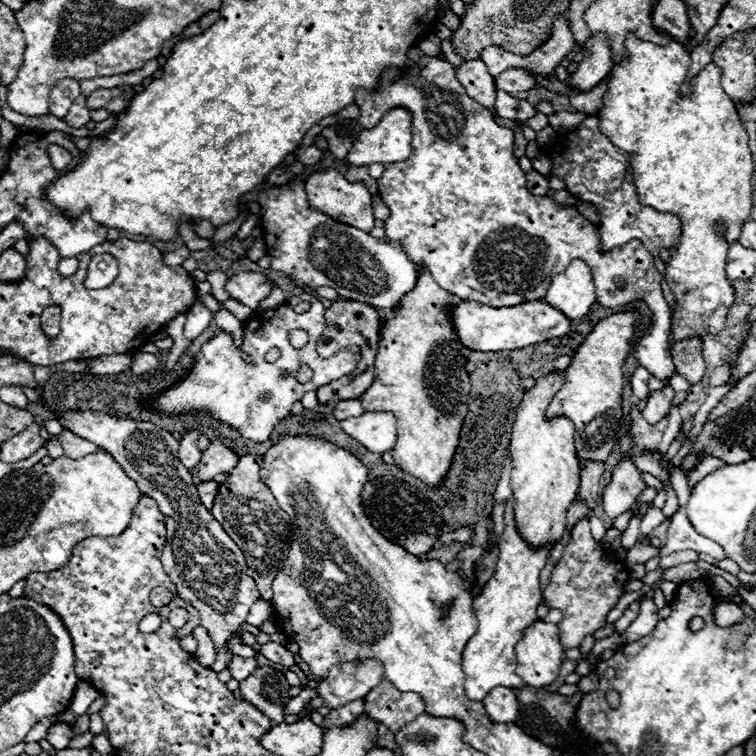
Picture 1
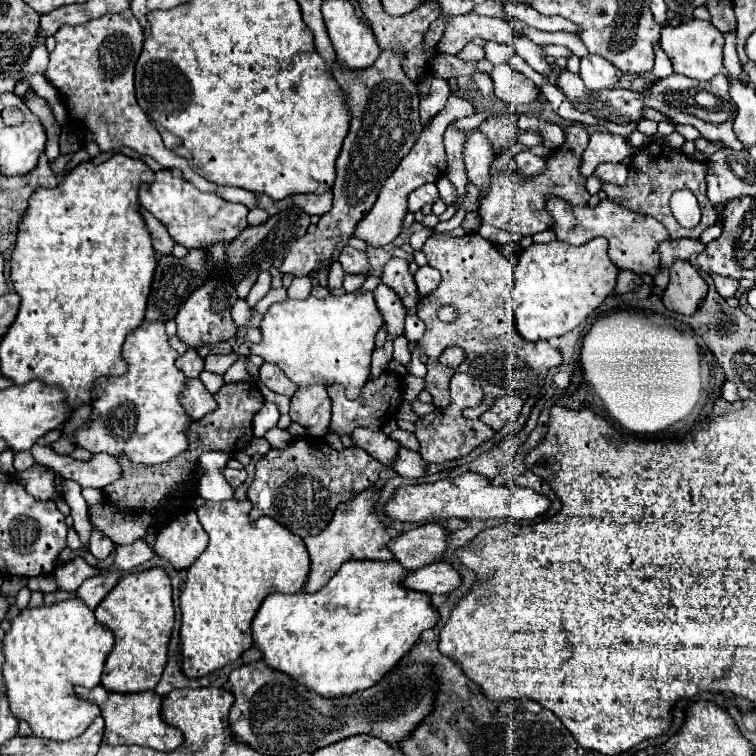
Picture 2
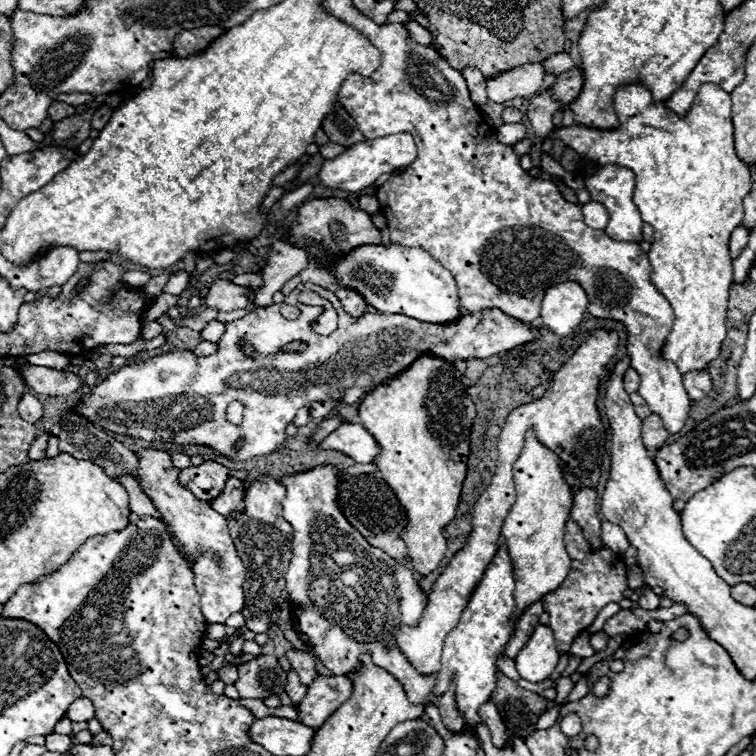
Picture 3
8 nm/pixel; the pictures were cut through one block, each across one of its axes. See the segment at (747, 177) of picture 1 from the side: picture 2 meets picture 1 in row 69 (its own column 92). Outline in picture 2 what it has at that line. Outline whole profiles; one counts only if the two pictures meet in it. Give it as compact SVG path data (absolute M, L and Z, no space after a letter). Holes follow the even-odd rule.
M78 598L52 606L26 608L24 614L12 620L4 636L6 660L2 664L2 676L10 712L18 720L26 720L40 738L70 740L80 736L100 710L96 704L76 698L74 686L94 688L100 684L100 674L112 646L114 634L100 626L94 612Z

